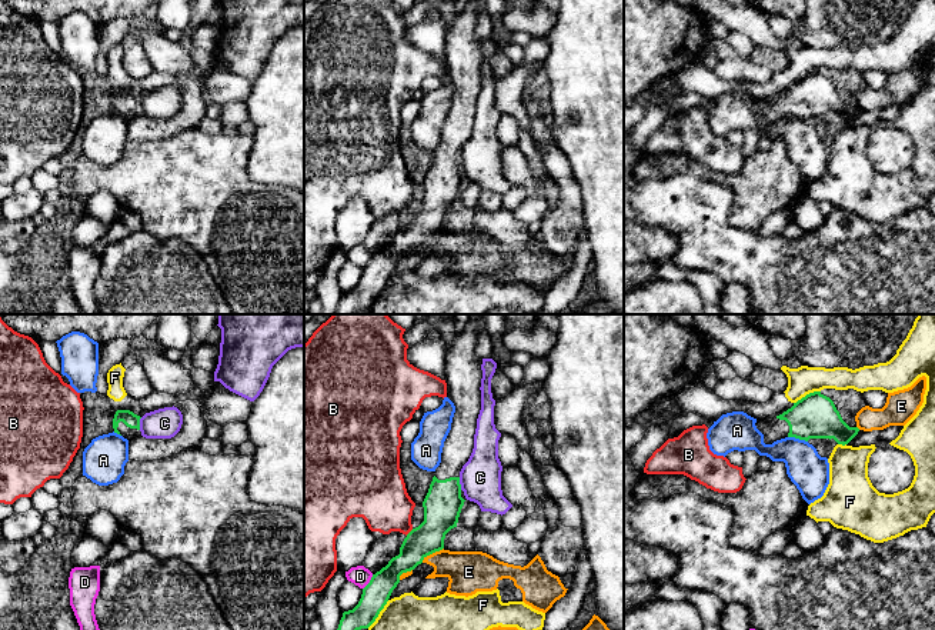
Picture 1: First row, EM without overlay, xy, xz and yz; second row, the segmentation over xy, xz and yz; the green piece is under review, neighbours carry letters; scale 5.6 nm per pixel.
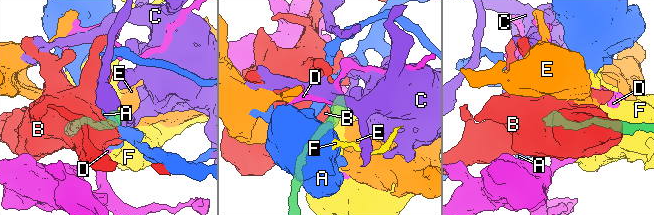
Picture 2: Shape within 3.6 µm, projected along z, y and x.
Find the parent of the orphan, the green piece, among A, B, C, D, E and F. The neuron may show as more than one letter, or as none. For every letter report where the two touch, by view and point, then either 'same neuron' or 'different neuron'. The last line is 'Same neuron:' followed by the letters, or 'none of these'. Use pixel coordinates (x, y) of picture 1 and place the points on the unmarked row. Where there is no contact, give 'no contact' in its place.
A: yz (798, 117) | different neuron
B: xz (410, 212) | different neuron
C: xy (139, 103) | different neuron
D: xz (370, 262) | different neuron
E: xz (431, 233) | different neuron
F: yz (807, 74) | different neuron
Same neuron: none of these

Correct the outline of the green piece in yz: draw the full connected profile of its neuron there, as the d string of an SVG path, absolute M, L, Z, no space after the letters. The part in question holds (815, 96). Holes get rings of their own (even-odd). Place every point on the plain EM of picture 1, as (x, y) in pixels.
M821 71L807 74L774 99L757 100L755 106L764 114L765 124L795 117L805 121L834 119L838 124L845 126L859 111L858 107L849 107L842 100L834 81Z

